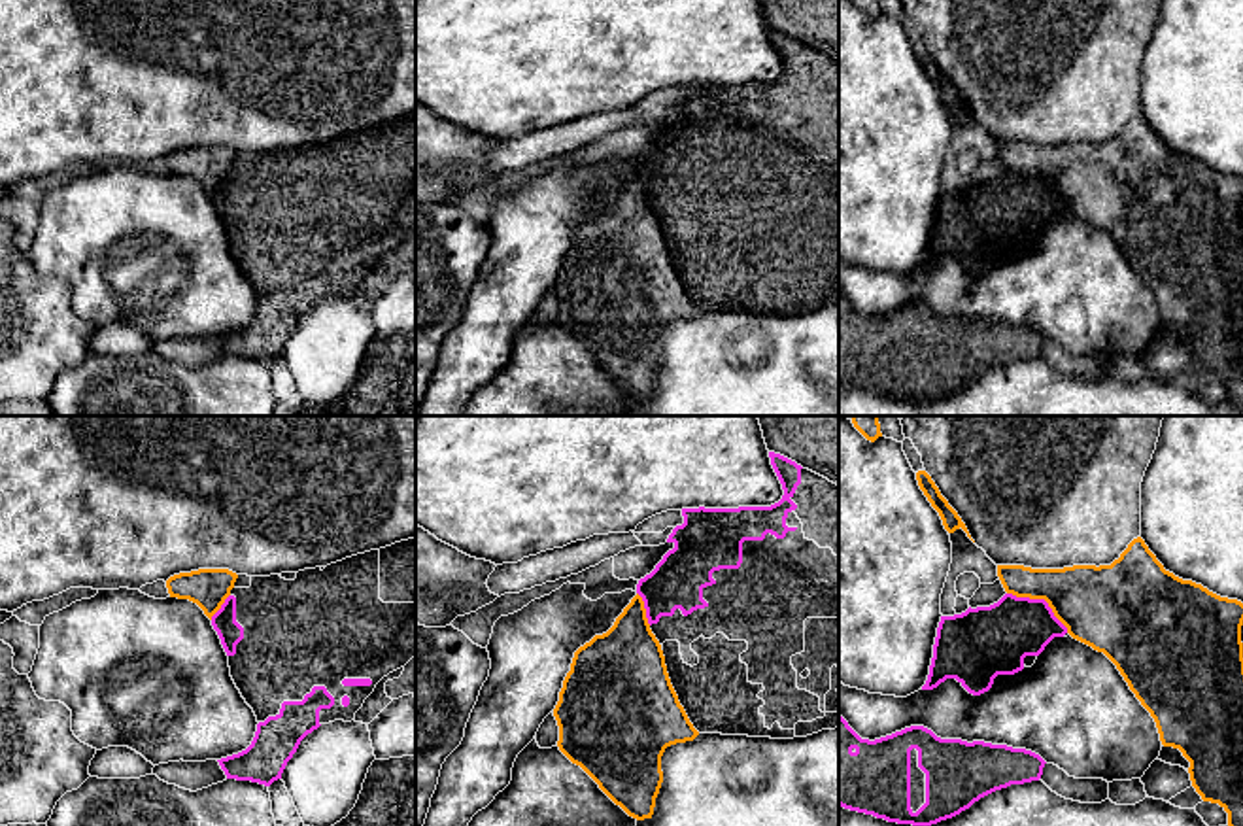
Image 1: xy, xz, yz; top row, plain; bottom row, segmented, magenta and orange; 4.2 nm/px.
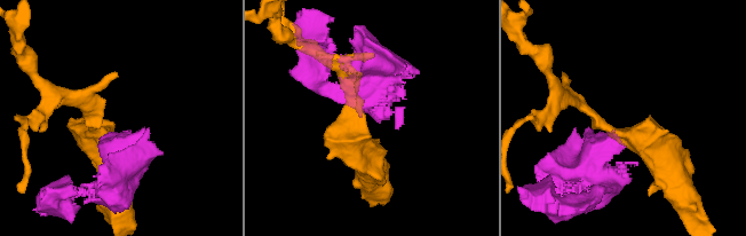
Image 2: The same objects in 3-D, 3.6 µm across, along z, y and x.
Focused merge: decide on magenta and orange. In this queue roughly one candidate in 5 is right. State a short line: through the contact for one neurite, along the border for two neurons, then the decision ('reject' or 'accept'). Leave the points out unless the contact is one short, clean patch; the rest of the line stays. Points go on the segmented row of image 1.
line yz (1007, 592), (1019, 598), (1041, 598), (1068, 632); reject

